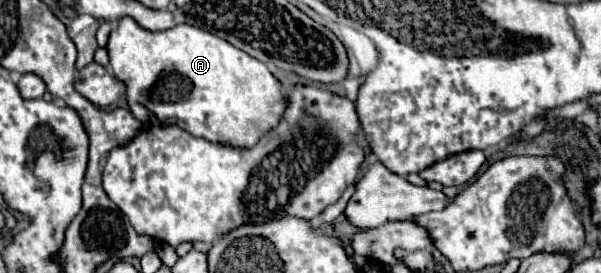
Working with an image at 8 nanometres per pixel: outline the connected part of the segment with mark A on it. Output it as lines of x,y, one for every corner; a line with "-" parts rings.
123,18
109,36
107,52
113,76
125,82
129,110
143,124
147,112
153,112
161,124
177,124
197,138
253,148
283,118
287,96
269,68
201,28
179,24
165,32
147,32
133,18

